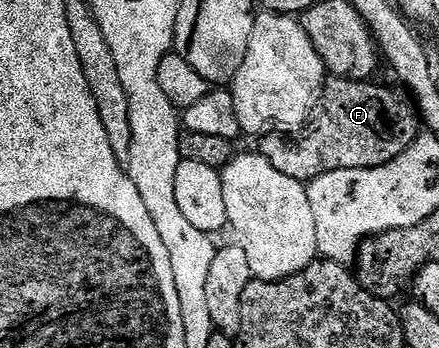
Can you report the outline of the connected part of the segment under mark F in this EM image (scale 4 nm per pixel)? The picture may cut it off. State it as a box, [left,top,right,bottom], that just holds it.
[259,78,419,184]

